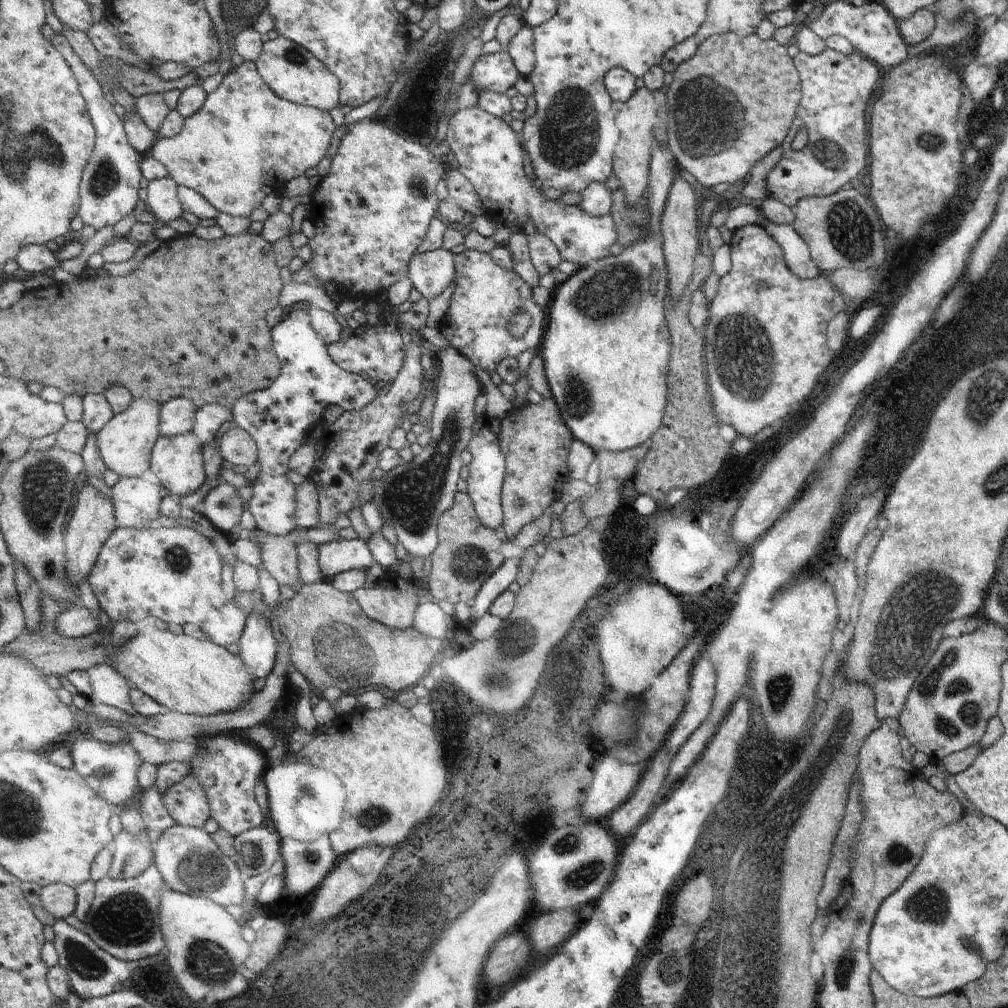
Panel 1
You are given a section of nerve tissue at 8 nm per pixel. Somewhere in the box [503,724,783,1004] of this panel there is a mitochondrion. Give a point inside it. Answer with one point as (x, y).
(750, 938)

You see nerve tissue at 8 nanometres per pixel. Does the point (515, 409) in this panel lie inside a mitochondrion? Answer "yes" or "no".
no

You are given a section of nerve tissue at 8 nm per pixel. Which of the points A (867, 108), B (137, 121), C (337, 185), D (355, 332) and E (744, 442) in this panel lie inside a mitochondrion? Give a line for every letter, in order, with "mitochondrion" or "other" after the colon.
A: other
B: other
C: other
D: other
E: other

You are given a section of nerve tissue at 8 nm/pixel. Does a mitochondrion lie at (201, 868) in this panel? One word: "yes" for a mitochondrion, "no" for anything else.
yes

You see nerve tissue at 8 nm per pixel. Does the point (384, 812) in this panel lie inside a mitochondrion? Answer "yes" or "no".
yes

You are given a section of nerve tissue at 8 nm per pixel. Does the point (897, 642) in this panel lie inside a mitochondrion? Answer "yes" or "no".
yes

